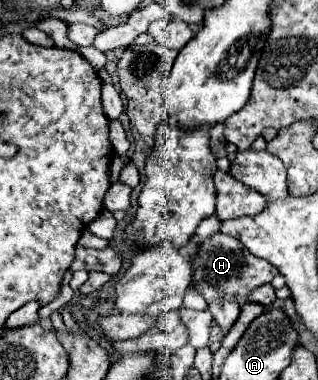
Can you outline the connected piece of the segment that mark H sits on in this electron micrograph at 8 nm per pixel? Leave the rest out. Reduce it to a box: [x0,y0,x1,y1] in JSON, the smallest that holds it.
[192,233,278,303]

